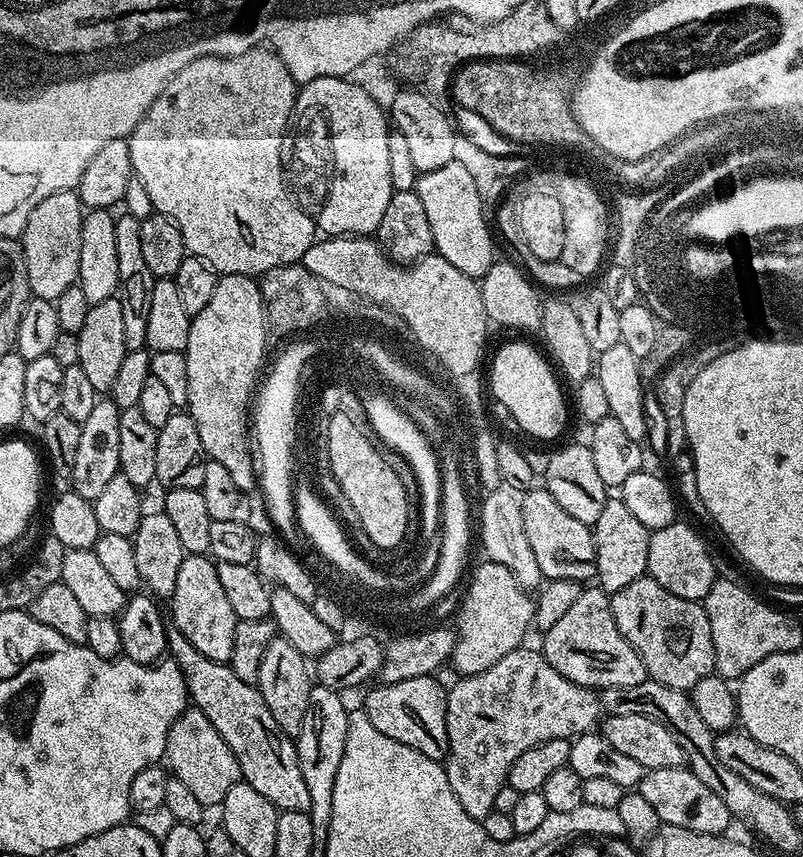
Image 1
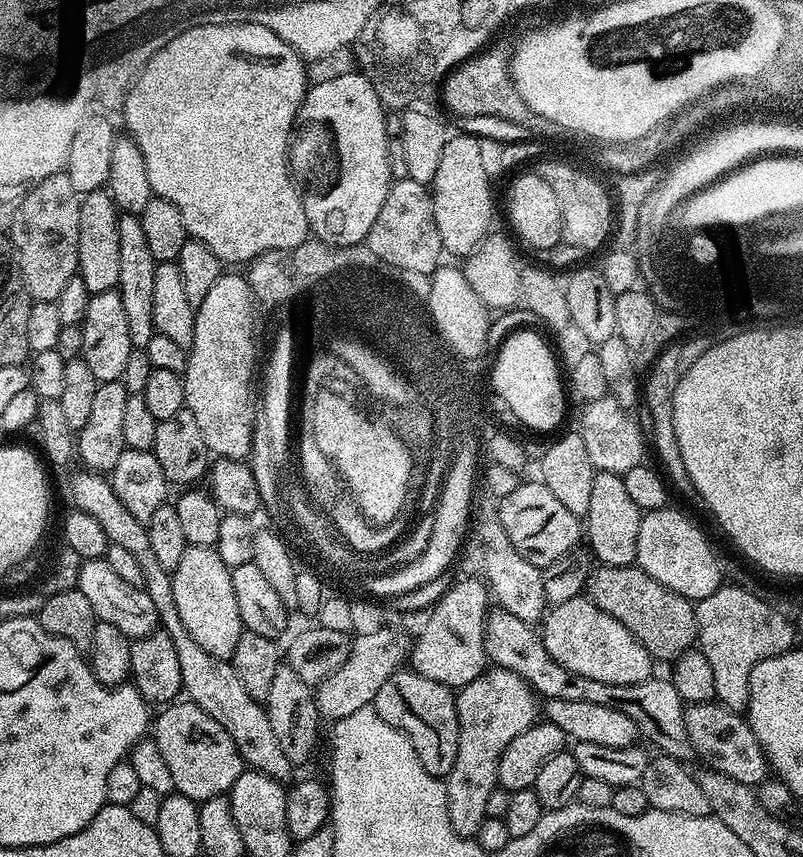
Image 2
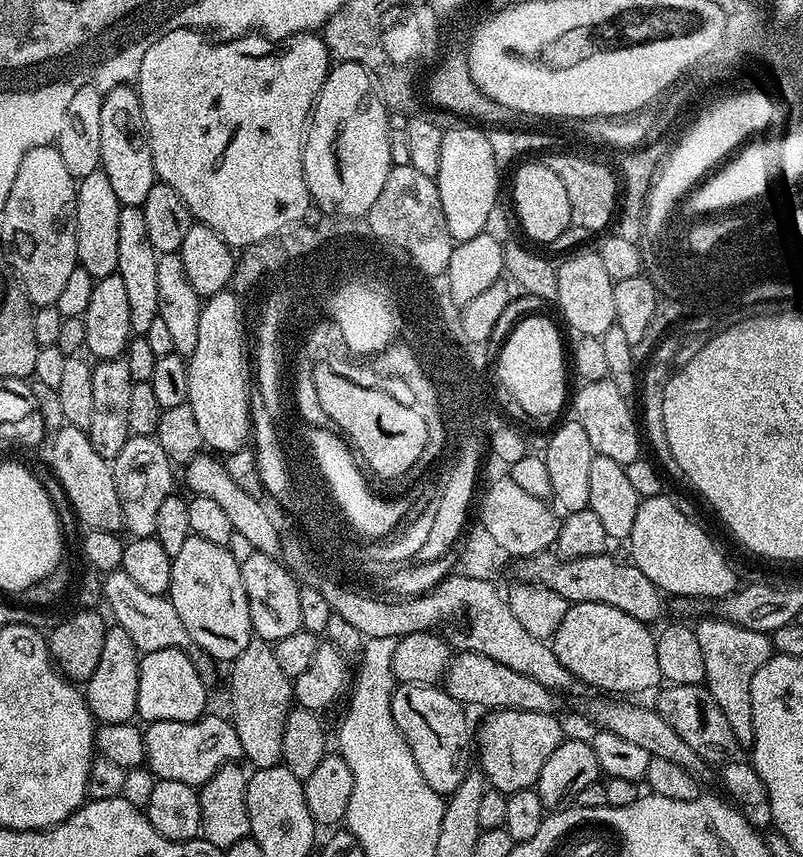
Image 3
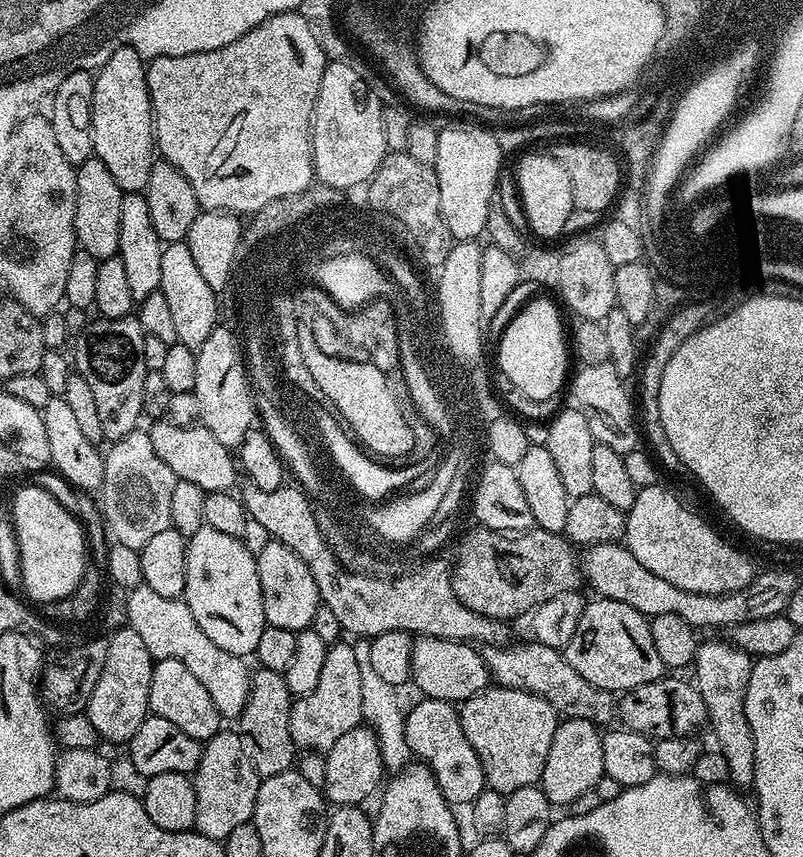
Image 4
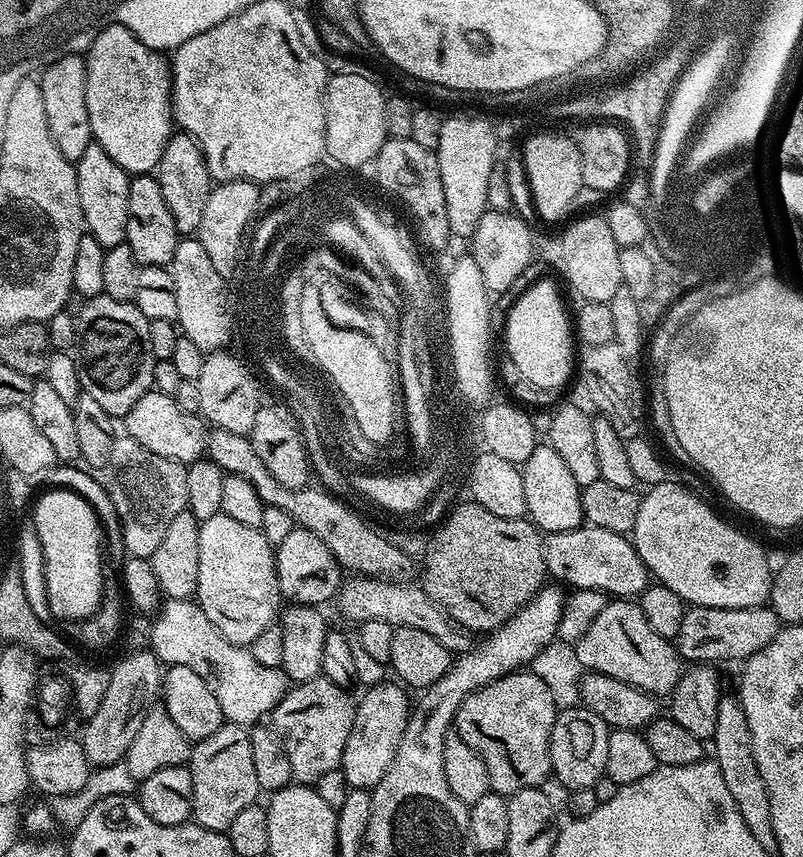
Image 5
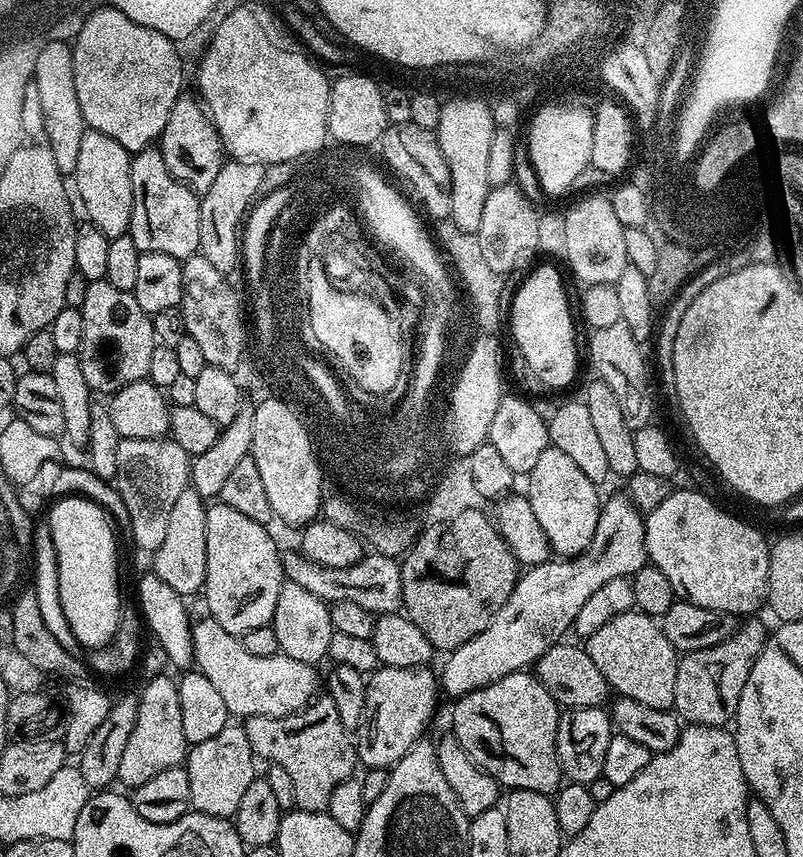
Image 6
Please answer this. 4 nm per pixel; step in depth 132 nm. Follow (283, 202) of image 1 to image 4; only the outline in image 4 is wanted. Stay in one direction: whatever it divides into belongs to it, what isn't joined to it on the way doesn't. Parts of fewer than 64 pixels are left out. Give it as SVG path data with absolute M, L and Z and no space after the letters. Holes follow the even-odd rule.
M299 11L280 12L261 22L257 28L242 34L234 42L209 52L195 52L185 56L157 56L147 65L148 93L152 103L152 126L154 144L159 155L173 164L194 186L194 194L198 198L201 209L241 214L261 212L270 202L287 200L289 197L303 197L313 187L314 169L312 166L312 115L318 98L318 86L322 86L322 74L326 57L322 46L318 46L318 38L314 38L314 30L306 22Z

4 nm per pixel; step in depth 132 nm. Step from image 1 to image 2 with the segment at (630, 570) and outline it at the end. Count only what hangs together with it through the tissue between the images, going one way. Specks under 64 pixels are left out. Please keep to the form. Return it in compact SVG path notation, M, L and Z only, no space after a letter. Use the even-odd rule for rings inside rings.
M597 472L590 494L590 510L583 517L586 529L586 544L591 555L605 568L627 568L636 564L638 554L638 526L641 510L626 490L623 476L609 472ZM592 547L592 548L591 548ZM600 559L600 560L599 560Z

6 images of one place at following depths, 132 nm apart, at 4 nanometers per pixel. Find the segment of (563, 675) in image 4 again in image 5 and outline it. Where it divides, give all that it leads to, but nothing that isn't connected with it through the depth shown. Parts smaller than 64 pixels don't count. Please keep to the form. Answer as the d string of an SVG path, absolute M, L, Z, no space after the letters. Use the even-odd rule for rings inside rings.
M352 578L343 585L338 592L340 600L340 612L349 616L353 622L362 620L381 620L390 622L396 628L413 628L414 630L426 630L430 638L438 638L442 646L453 654L468 651L473 647L474 636L468 629L460 625L457 620L450 618L446 610L437 604L423 587L415 588L412 584L396 584L400 582L385 582L383 579Z

